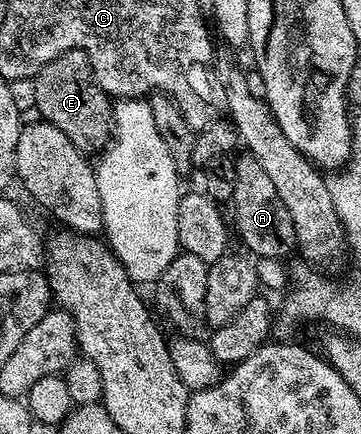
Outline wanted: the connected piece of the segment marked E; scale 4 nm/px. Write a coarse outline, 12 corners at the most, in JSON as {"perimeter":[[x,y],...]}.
{"perimeter":[[68,50],[32,86],[38,115],[81,153],[112,139],[112,99]]}

